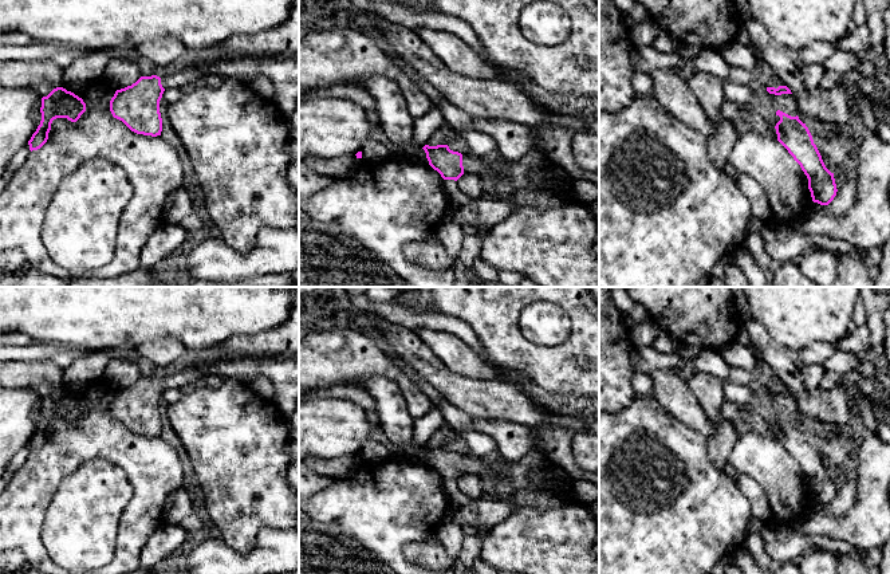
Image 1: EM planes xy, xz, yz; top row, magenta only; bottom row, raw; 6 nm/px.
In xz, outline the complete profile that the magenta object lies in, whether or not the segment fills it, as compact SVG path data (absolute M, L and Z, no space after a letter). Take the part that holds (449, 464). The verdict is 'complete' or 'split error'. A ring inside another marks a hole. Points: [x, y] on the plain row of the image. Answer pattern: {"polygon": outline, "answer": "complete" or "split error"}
{"polygon": "M448 445L422 448L429 465L437 471L444 480L457 481L464 473L477 475L487 487L492 487L495 463L488 457L473 459L468 455L453 452Z", "answer": "split error"}

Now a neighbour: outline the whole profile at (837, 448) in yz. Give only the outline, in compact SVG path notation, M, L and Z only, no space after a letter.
M812 429L811 436L826 468L831 473L836 473L844 468L848 461L855 459L858 444L851 437L848 429Z

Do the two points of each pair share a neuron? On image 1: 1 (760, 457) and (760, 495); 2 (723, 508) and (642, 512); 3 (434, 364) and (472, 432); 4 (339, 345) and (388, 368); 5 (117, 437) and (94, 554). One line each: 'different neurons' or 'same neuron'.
1: different neurons
2: same neuron
3: different neurons
4: same neuron
5: different neurons

